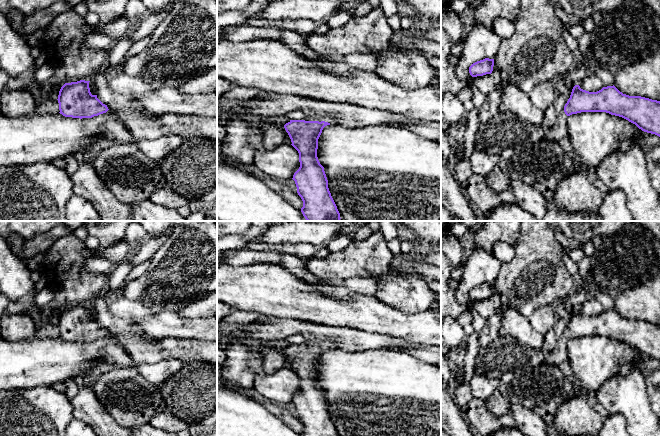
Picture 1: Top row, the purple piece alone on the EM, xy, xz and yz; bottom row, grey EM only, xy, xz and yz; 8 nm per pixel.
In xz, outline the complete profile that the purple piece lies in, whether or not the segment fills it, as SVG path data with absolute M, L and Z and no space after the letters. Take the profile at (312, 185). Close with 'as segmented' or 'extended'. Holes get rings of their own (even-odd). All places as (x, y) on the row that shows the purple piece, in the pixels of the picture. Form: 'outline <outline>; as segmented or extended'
outline M306 116L303 120L290 120L284 125L292 146L299 153L300 167L294 173L293 180L297 193L303 201L301 212L307 221L340 221L340 213L328 188L328 180L324 167L317 157L318 139L325 126L333 124L335 120L329 116Z; extended

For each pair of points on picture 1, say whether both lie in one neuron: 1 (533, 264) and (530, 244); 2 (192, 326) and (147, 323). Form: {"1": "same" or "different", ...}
{"1": "same", "2": "same"}

